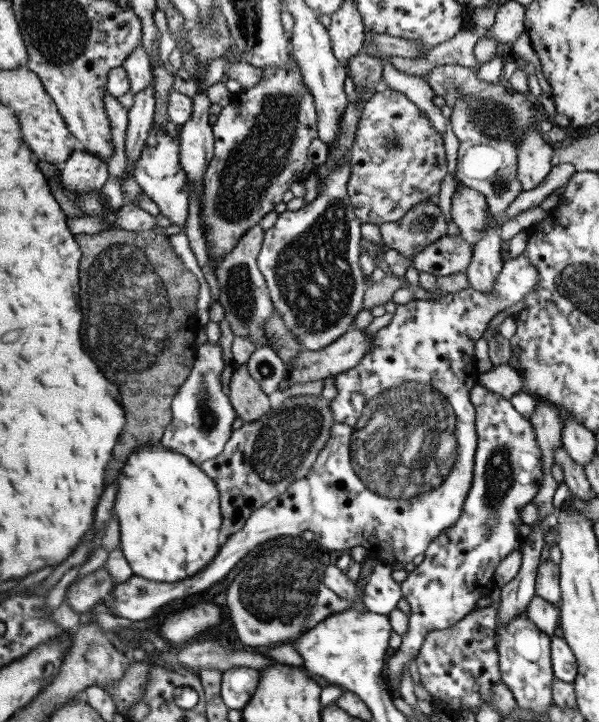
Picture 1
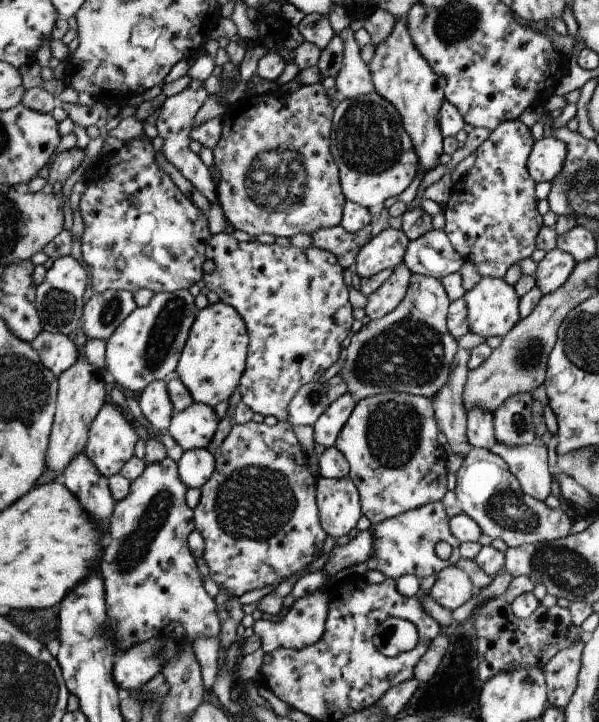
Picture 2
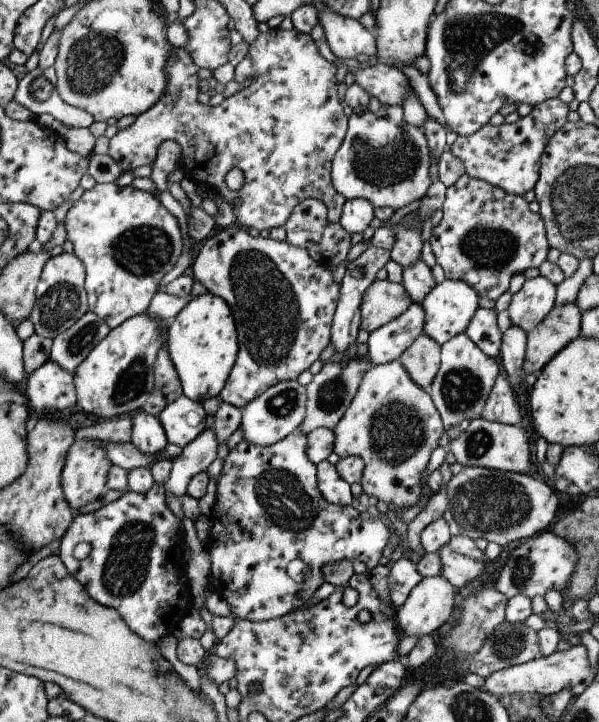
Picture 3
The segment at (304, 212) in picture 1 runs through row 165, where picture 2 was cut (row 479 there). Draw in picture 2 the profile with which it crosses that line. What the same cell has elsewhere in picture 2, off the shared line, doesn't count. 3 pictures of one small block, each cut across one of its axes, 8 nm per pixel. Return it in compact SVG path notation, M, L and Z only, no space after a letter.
M320 476L315 485L319 526L325 534L342 541L362 515L358 490L348 476L337 480Z

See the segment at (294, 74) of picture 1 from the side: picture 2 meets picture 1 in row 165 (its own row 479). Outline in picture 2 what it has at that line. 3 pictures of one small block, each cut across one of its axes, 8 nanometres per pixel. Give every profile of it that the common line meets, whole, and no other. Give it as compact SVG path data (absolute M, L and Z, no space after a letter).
M252 420L243 424L235 423L229 434L223 439L223 442L217 446L217 450L212 452L214 458L214 469L211 476L205 480L205 484L200 486L200 497L196 506L192 510L194 520L194 530L199 532L203 538L204 549L202 558L207 565L207 572L209 578L215 582L218 587L225 588L229 596L241 596L244 592L251 592L251 590L261 590L263 586L276 587L282 580L289 578L289 576L303 575L305 570L311 566L311 562L315 556L319 554L322 549L323 542L325 542L325 532L319 526L319 514L317 514L317 507L315 502L315 482L312 474L307 468L306 459L304 458L304 451L299 442L297 442L293 429L286 422L277 421L275 425L268 426L265 423L254 423Z

